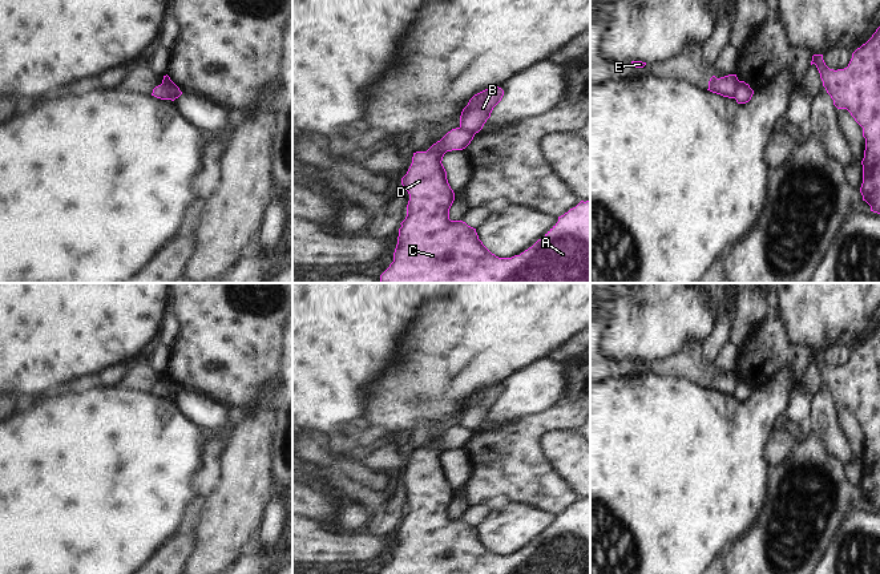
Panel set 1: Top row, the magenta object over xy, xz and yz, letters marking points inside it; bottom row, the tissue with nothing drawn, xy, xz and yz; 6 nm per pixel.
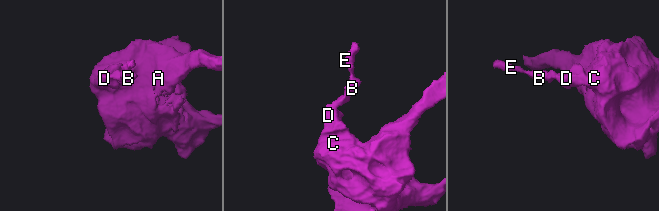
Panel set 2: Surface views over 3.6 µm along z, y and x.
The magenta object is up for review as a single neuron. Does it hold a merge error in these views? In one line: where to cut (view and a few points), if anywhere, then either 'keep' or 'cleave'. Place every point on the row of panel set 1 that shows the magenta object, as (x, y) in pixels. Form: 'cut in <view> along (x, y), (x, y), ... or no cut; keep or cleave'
cut in xy along (161, 84), (174, 98); cleave

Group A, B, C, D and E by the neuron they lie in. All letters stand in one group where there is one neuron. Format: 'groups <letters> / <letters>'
groups A C D / B E

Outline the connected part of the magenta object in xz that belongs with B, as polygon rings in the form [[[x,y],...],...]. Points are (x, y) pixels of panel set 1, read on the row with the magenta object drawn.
[[[498,86],[475,94],[461,112],[460,129],[472,134],[479,133],[502,96],[504,90]]]

